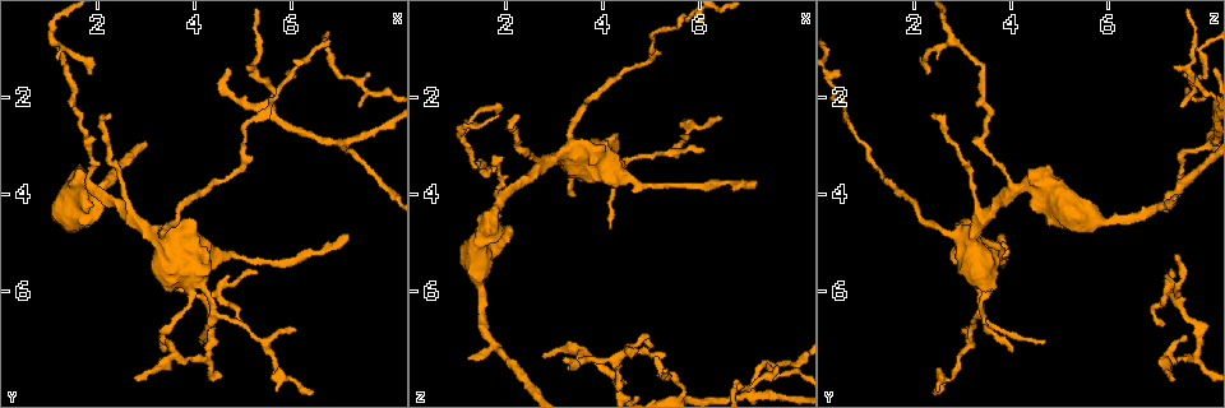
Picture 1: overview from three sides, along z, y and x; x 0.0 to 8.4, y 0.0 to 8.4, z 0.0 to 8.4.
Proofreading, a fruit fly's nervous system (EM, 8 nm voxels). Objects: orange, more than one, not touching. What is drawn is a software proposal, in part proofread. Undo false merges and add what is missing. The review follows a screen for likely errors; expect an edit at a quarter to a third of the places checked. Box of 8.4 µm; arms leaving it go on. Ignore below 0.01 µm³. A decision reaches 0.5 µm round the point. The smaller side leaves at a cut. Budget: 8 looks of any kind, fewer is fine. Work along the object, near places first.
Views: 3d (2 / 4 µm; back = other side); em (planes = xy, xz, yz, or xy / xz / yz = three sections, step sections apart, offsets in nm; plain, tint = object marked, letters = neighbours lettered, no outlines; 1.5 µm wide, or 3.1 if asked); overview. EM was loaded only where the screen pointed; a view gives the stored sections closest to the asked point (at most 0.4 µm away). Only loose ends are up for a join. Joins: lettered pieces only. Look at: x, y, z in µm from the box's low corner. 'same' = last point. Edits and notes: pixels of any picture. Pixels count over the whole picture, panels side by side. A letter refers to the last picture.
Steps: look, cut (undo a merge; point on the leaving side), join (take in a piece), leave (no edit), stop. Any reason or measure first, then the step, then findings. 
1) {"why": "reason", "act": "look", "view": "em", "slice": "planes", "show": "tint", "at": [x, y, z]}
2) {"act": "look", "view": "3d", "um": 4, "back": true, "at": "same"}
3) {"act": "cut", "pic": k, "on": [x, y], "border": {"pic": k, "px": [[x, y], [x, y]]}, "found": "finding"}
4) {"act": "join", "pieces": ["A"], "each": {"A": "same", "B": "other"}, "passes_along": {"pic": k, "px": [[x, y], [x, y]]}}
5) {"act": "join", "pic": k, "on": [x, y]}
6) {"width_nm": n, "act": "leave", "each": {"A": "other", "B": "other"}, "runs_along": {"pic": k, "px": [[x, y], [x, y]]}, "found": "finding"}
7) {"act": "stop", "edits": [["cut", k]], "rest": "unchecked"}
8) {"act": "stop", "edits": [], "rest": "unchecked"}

{"why": "three-way junction", "act": "look", "view": "em", "slice": "yz", "step": 4, "show": "plain", "at": [1.85, 3.60, 3.90]}

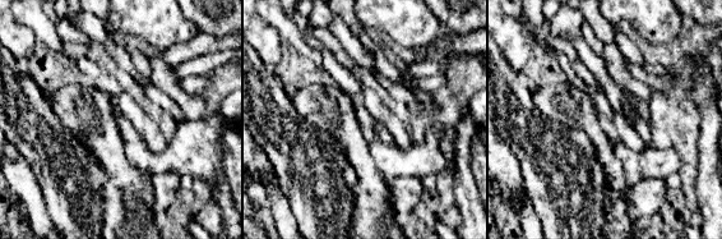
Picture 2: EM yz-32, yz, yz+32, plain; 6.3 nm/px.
{"act": "look", "view": "em", "slice": "yz", "step": 4, "show": "tint", "at": "same"}

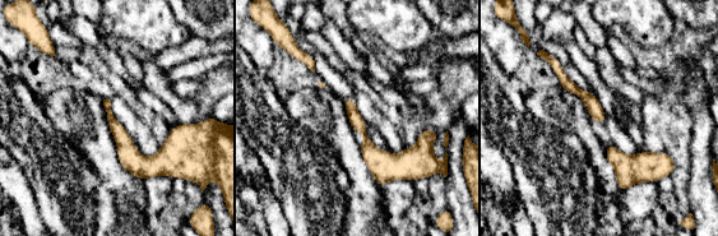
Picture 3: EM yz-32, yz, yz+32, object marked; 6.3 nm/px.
{"act": "look", "view": "em", "slice": "yz", "step": 4, "show": "letters", "at": "same"}

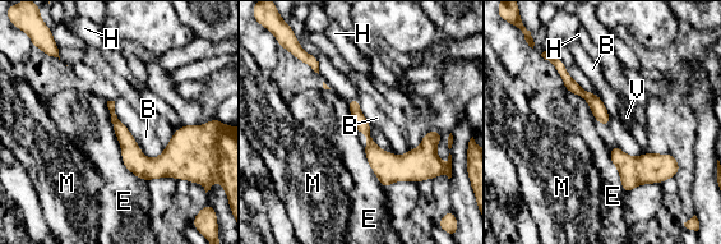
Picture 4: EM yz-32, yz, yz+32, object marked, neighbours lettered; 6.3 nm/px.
{"width_nm": 90, "act": "leave", "each": {"B": "other", "E": "other", "H": "other", "M": "other", "V": "other"}, "runs_along": {"pic": 4, "px": [[351, 102], [386, 161], [437, 138]]}, "found": "continuous, no second neuron"}

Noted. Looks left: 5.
{"why": "branch stops here", "act": "look", "view": "em", "slice": "xy", "step": 4, "show": "tint", "at": [5.35, 5.60, 7.30]}

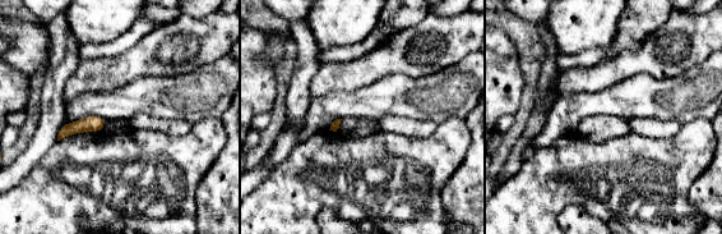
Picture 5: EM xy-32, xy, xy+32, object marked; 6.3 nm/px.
{"act": "look", "view": "em", "slice": "planes", "show": "letters", "at": "same"}

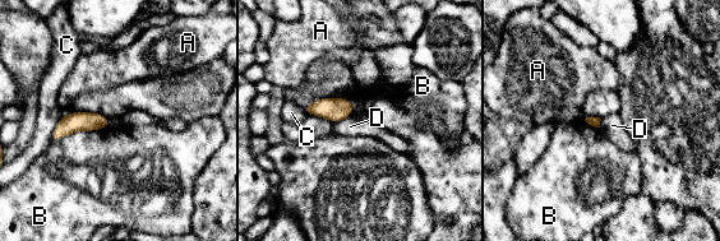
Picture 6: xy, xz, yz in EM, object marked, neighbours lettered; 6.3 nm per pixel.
{"act": "leave", "each": {"A": "other", "B": "other", "C": "other", "D": "other"}, "runs_along": {"pic": 6, "px": [[105, 121], [74, 121], [55, 138]]}, "found": "no lettered piece goes on from it"}

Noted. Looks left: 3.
{"why": "abrupt turn", "act": "look", "view": "em", "slice": "planes", "show": "letters", "at": [5.25, 1.45, 7.65]}

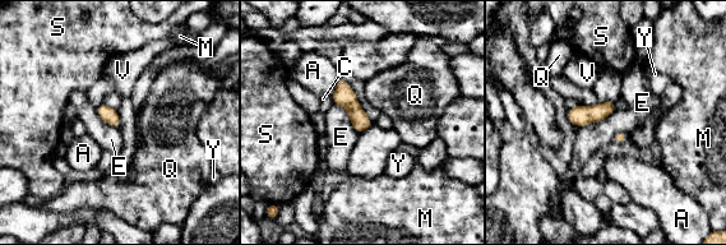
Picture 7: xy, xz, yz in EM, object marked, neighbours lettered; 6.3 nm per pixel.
{"width_nm": 110, "act": "leave", "each": {"A": "other", "C": "other", "E": "other", "M": "other", "Q": "other", "S": "other", "V": "other", "Y": "other"}, "found": "continuous, no second neuron"}

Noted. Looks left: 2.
{"act": "stop", "edits": [], "rest": "unchecked"}

